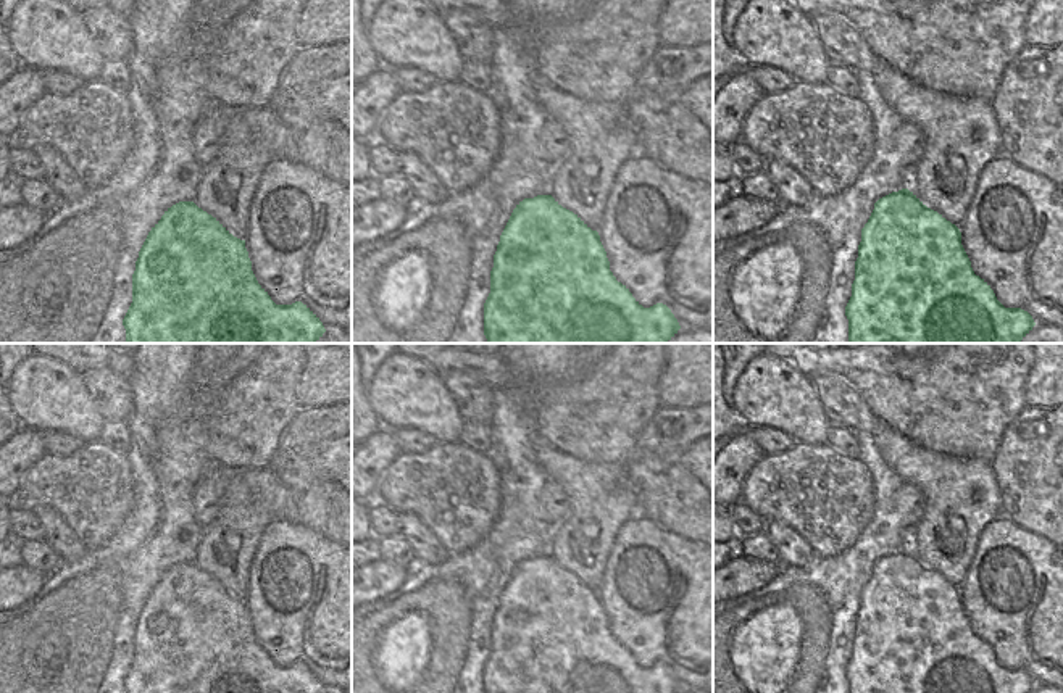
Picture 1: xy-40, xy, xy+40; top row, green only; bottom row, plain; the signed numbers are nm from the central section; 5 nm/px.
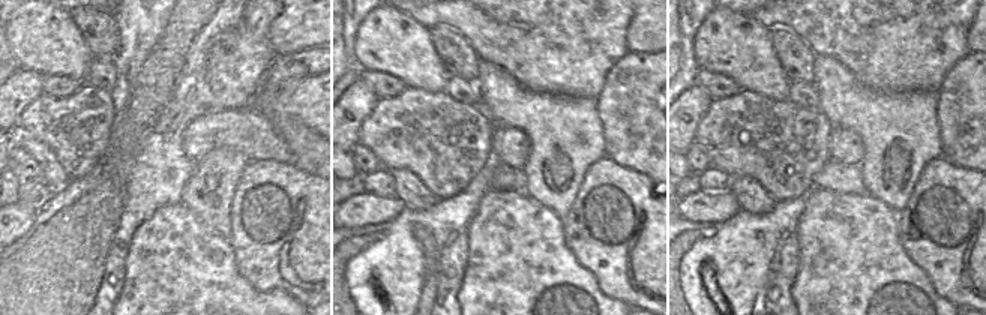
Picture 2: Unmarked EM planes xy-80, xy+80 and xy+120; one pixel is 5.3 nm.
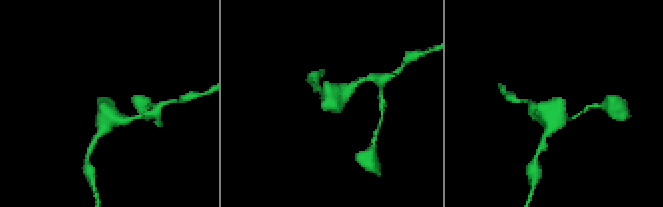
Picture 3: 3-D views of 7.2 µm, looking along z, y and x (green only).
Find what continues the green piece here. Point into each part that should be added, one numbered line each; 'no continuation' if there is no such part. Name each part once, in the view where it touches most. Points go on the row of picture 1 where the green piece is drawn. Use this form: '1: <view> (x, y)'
no continuation

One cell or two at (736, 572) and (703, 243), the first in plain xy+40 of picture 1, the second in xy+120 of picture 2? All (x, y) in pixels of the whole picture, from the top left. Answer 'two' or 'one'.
two

